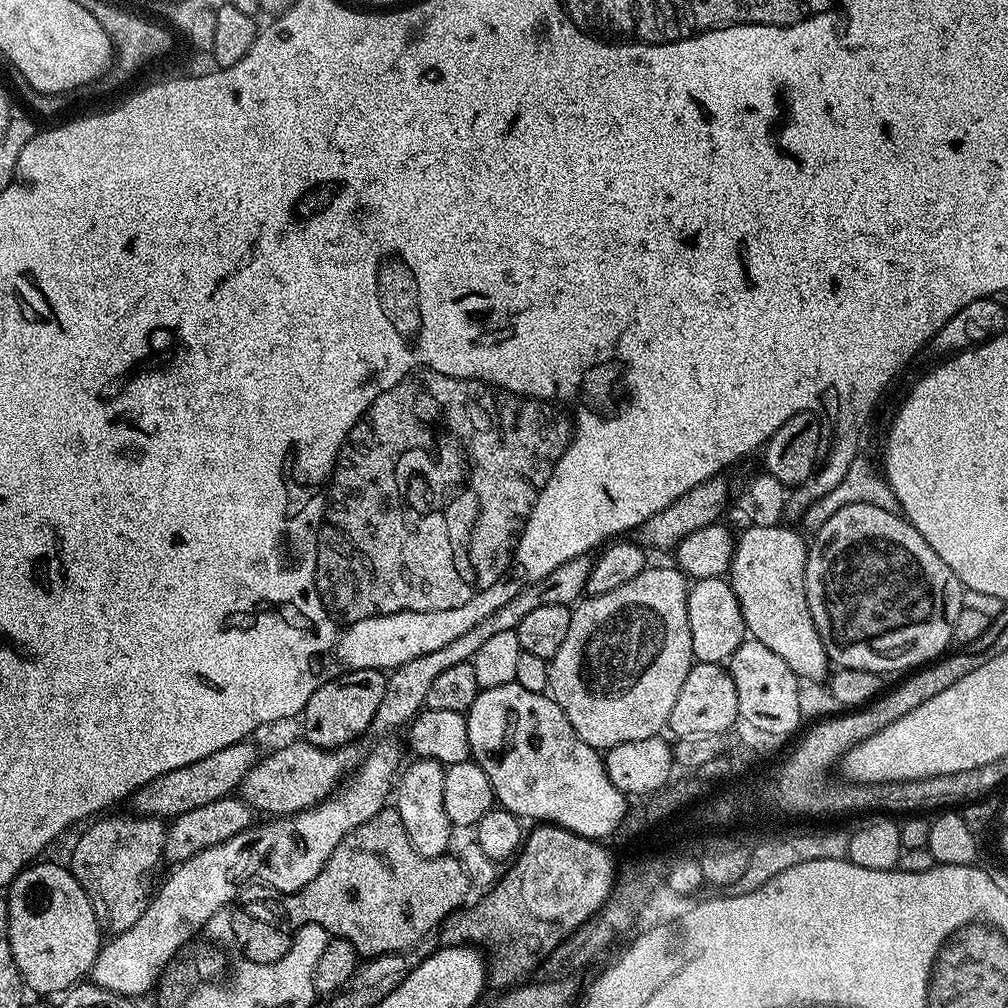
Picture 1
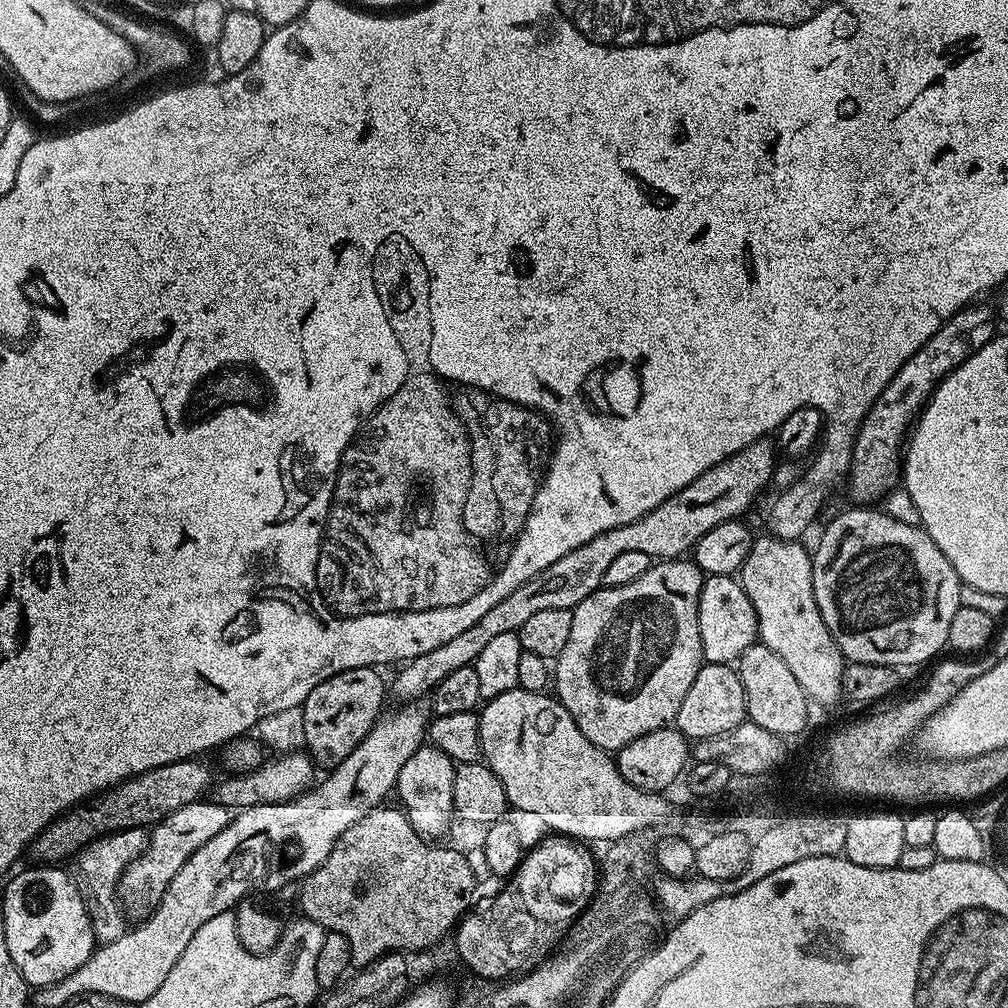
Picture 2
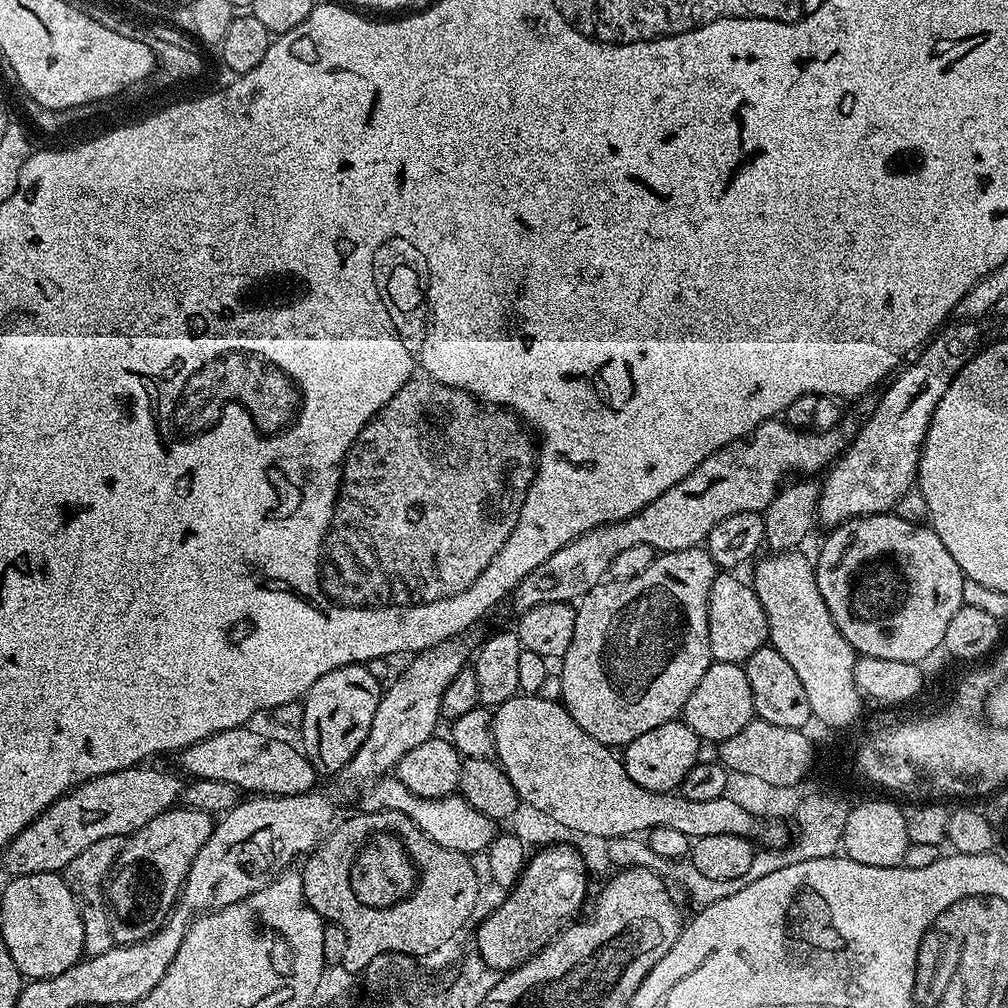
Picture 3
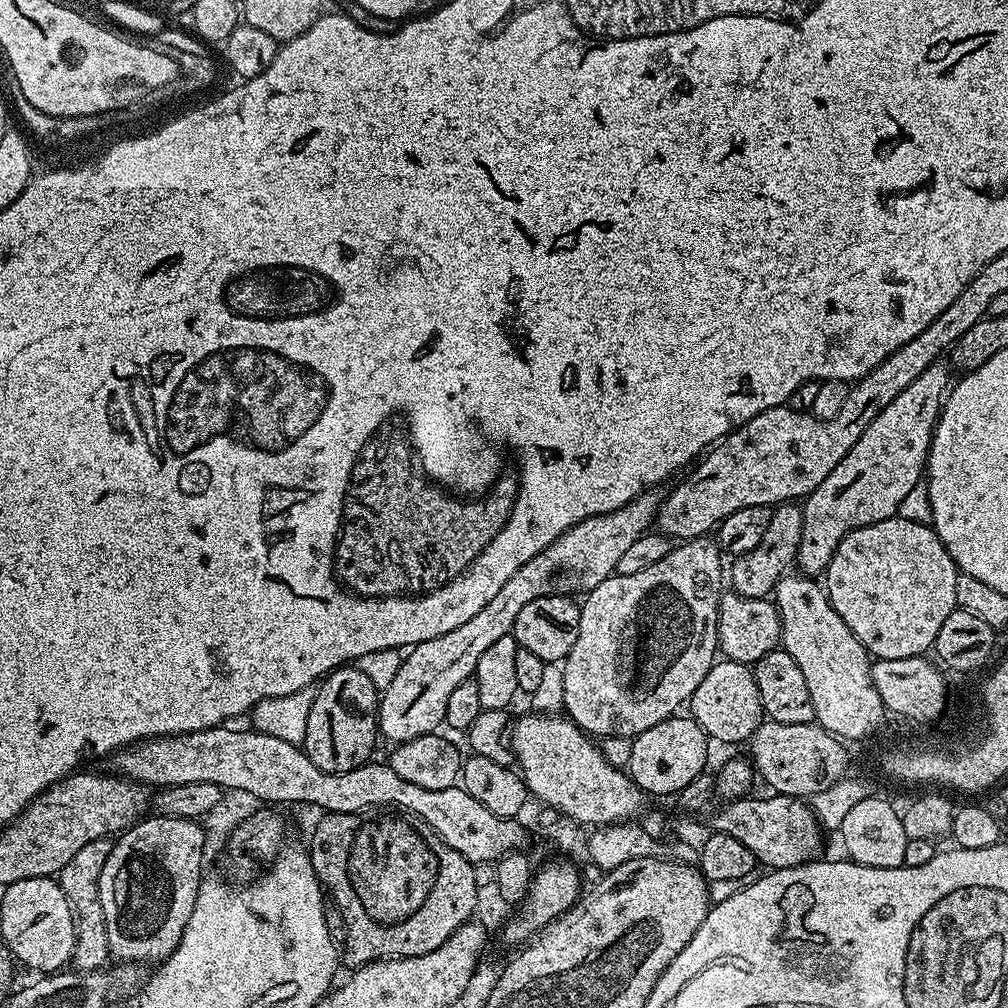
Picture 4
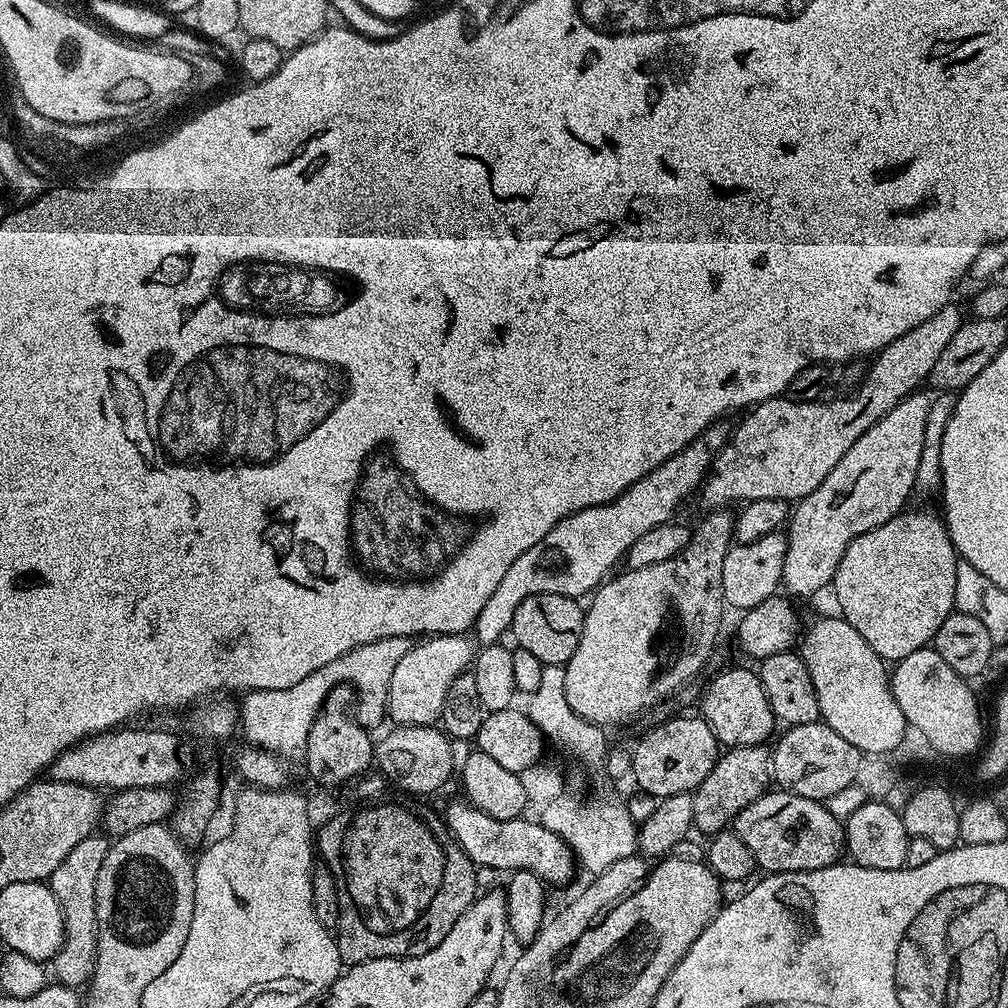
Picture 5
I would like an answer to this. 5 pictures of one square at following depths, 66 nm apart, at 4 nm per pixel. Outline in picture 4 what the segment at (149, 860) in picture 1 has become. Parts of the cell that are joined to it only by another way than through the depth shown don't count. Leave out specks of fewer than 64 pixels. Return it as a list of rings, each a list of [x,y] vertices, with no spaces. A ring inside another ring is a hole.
[[[105,838],[89,842],[82,846],[70,862],[58,873],[58,883],[62,894],[66,894],[66,902],[70,902],[72,917],[76,923],[76,945],[72,951],[71,963],[75,971],[83,974],[85,972],[98,972],[109,963],[108,939],[106,938],[106,918],[102,914],[100,905],[100,891],[98,882],[102,874],[102,866],[106,866],[106,858],[110,854],[113,841]]]

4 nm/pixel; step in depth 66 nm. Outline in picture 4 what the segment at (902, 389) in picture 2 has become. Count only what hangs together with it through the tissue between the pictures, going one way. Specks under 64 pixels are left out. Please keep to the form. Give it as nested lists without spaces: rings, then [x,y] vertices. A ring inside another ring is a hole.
[[[937,362],[926,366],[926,370],[922,370],[922,374],[918,374],[918,378],[914,378],[914,382],[910,382],[910,386],[906,386],[906,390],[902,390],[902,394],[898,394],[898,398],[894,398],[894,402],[890,402],[890,406],[886,406],[886,410],[882,410],[878,418],[870,422],[870,426],[866,426],[866,430],[862,430],[862,438],[850,446],[850,454],[846,454],[846,458],[842,458],[842,462],[830,470],[826,482],[822,482],[822,486],[818,486],[803,501],[802,542],[796,555],[801,573],[812,578],[819,577],[819,572],[820,575],[827,573],[832,555],[848,532],[897,515],[903,509],[900,507],[904,499],[915,490],[919,480],[921,483],[928,463],[928,447],[932,445],[932,431],[936,428],[936,420],[950,388],[949,365],[945,364]]]

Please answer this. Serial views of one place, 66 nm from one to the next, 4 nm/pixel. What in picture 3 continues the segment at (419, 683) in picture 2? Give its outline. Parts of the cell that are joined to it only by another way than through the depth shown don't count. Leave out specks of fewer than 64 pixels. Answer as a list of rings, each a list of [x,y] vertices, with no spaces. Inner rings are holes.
[[[872,394],[855,401],[853,408],[856,409],[841,422],[840,428],[832,428],[829,432],[791,428],[780,418],[762,422],[750,434],[710,454],[710,458],[686,474],[682,482],[670,486],[666,494],[654,498],[654,502],[647,504],[641,512],[613,524],[599,524],[594,530],[571,540],[562,550],[550,554],[542,566],[530,570],[530,574],[512,589],[513,610],[523,614],[546,602],[572,604],[579,601],[602,583],[608,576],[610,562],[629,546],[650,546],[656,554],[686,550],[703,545],[710,530],[714,530],[718,522],[726,522],[730,514],[763,513],[785,483],[784,476],[792,471],[800,472],[796,474],[823,473],[843,453],[861,421],[871,416],[876,401],[877,397]]]

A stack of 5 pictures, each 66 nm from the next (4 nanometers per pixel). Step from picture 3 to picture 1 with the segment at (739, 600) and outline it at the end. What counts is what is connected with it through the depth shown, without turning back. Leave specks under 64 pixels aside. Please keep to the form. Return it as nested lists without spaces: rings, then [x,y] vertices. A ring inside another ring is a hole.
[[[724,576],[702,578],[689,587],[688,621],[692,654],[702,664],[724,664],[746,638],[740,603]]]

